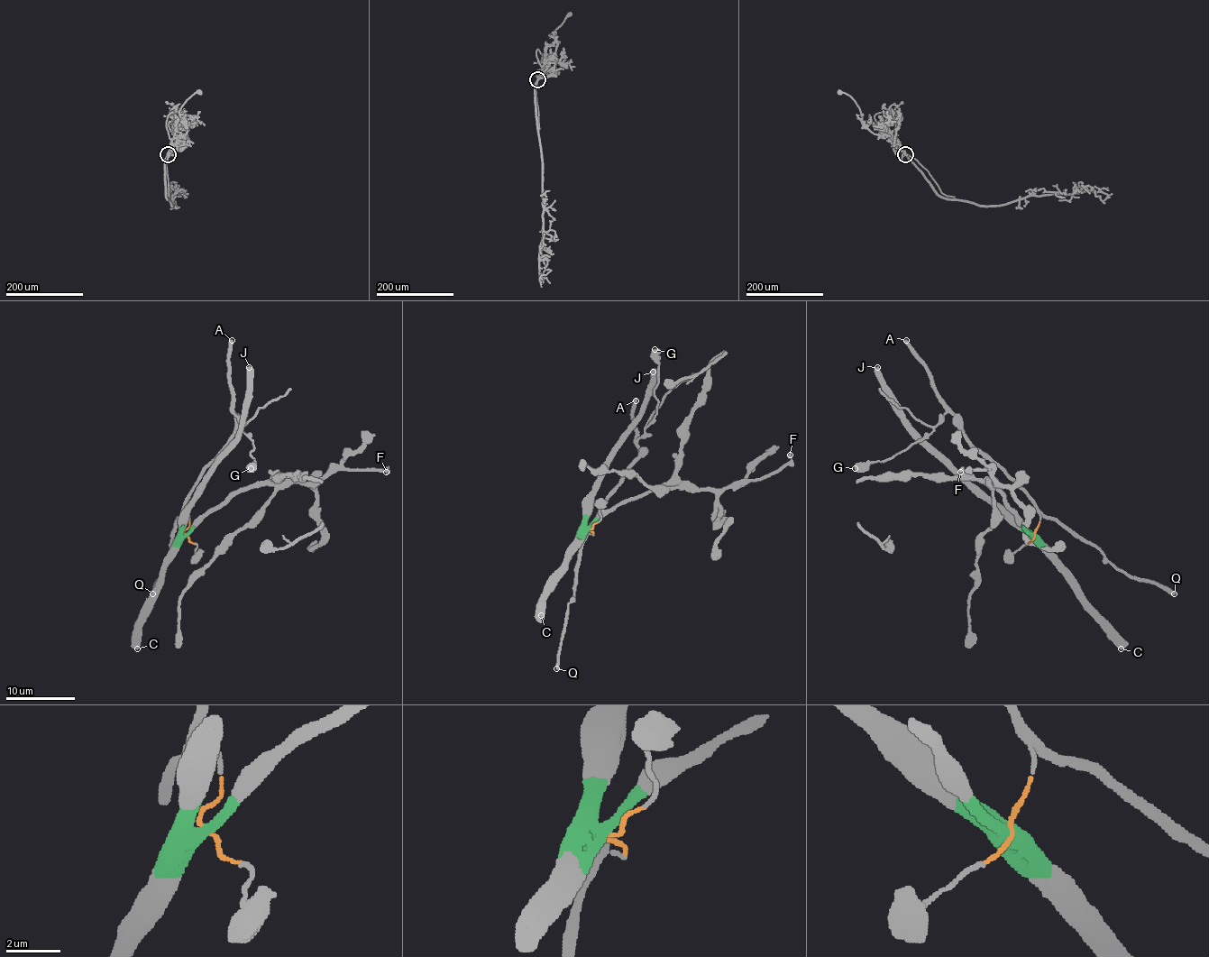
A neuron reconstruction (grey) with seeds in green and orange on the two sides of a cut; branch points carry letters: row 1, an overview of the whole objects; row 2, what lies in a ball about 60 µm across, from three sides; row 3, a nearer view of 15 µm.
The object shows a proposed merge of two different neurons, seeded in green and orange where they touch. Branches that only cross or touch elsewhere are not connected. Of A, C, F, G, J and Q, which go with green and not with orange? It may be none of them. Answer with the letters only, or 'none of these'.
C, F, J

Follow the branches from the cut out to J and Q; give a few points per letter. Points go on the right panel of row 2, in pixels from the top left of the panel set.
J: (1033, 536), (1020, 530), (978, 494), (920, 436), (904, 417), (876, 367)
Q: (1033, 534), (1040, 513), (1059, 520), (1095, 546), (1118, 568), (1133, 577), (1166, 585), (1175, 594)

